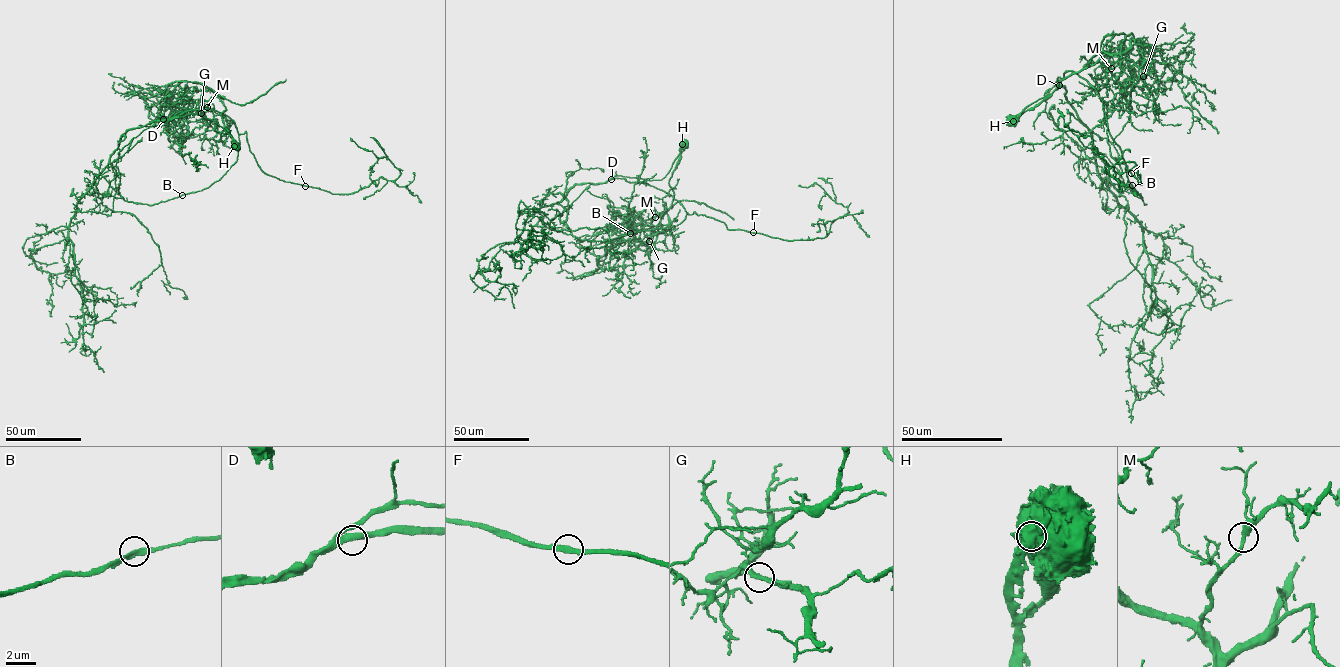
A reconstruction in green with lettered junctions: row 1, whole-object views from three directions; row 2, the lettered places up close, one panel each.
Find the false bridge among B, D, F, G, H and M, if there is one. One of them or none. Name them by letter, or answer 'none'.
H

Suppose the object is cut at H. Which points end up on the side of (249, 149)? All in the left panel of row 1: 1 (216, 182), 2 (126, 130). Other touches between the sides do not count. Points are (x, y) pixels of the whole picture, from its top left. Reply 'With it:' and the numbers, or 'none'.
With it: 1, 2

